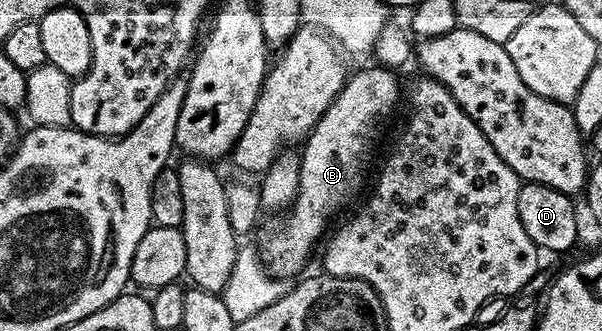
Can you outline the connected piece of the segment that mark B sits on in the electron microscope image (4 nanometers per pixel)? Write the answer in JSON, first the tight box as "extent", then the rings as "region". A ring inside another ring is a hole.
{"extent":[265,65,400,276],"region":[[[373,65],[356,74],[354,72],[347,78],[345,86],[334,98],[332,105],[322,115],[313,131],[306,136],[302,155],[298,165],[298,191],[289,208],[290,224],[282,227],[266,243],[265,268],[271,276],[286,276],[286,273],[298,271],[306,263],[310,250],[318,243],[330,217],[339,211],[340,207],[357,191],[364,162],[367,161],[372,145],[376,139],[376,131],[384,119],[393,111],[400,97],[400,83],[391,68]]]}

